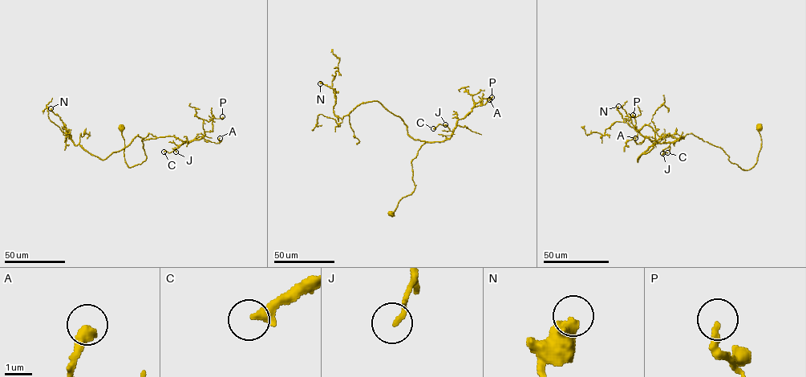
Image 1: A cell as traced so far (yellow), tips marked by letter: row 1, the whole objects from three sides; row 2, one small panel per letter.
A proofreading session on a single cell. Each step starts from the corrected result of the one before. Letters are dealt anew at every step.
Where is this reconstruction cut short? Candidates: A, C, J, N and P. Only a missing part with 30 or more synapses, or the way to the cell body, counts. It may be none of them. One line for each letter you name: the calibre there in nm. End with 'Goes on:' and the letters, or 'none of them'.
Goes on: none of them

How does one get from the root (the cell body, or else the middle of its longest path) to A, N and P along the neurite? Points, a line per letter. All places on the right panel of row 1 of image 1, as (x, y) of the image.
A: (759, 127), (761, 148), (746, 170), (692, 134), (662, 143), (635, 138)
N: (759, 127), (761, 148), (747, 170), (692, 134), (664, 135), (637, 161), (654, 131), (632, 127), (618, 106)
P: (759, 127), (757, 161), (744, 170), (721, 147), (692, 134), (675, 142), (651, 140), (635, 129), (633, 115)

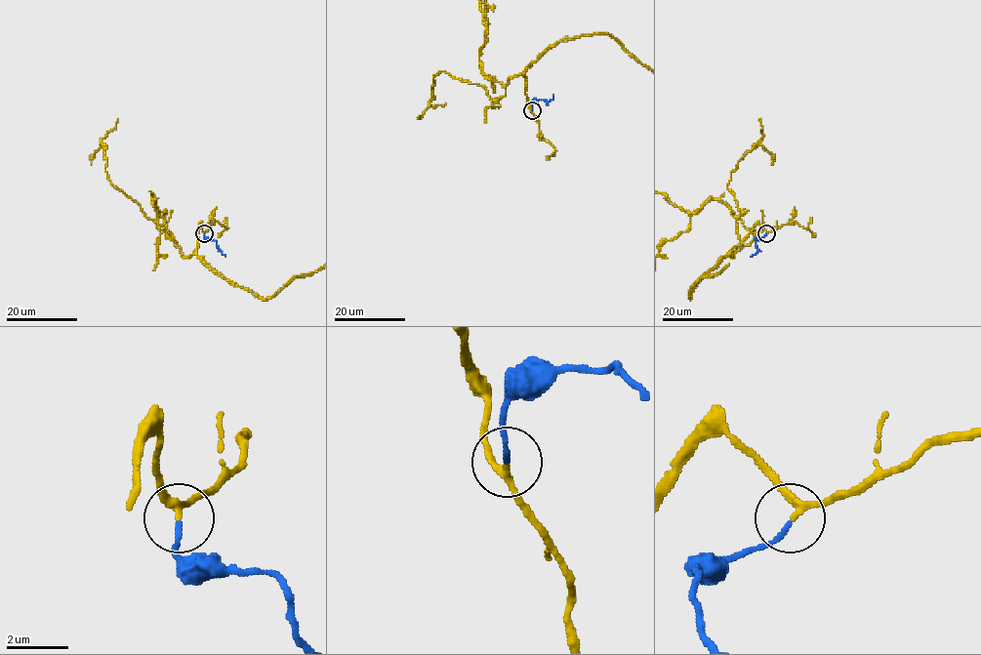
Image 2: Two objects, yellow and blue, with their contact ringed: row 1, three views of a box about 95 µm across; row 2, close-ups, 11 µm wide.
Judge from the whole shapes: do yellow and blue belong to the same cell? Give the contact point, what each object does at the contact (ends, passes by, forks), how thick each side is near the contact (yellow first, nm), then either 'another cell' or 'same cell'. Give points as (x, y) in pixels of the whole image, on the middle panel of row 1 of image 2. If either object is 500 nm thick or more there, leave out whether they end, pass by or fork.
(532, 110) | yellow passes by | blue ends | 190/150 nm | same cell

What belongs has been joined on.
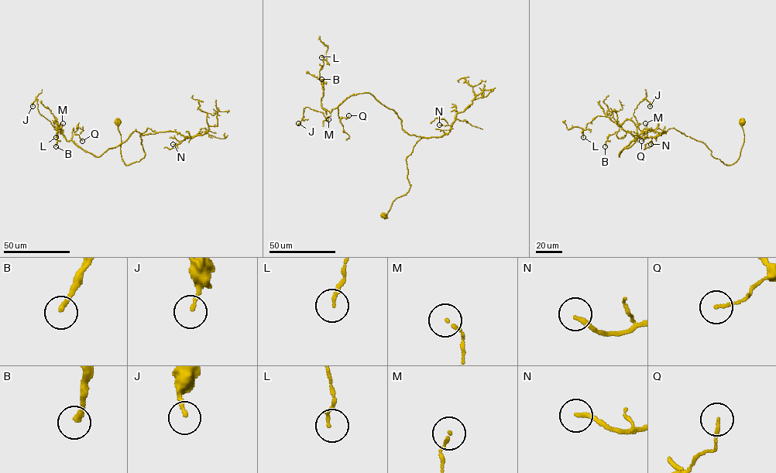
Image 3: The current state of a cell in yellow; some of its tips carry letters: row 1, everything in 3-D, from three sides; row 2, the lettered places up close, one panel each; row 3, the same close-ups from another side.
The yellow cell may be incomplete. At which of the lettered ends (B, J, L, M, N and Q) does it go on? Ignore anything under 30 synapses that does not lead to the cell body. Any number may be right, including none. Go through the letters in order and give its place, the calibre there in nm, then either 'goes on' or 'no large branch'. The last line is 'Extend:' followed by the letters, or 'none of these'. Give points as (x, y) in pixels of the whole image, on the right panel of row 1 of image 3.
B: (605, 146) | 220 nm | goes on
J: (650, 106) | 150 nm | no large branch
L: (583, 137) | 130 nm | no large branch
M: (645, 123) | 110 nm | no large branch
N: (650, 144) | 170 nm | no large branch
Q: (641, 141) | 110 nm | no large branch
Extend: B

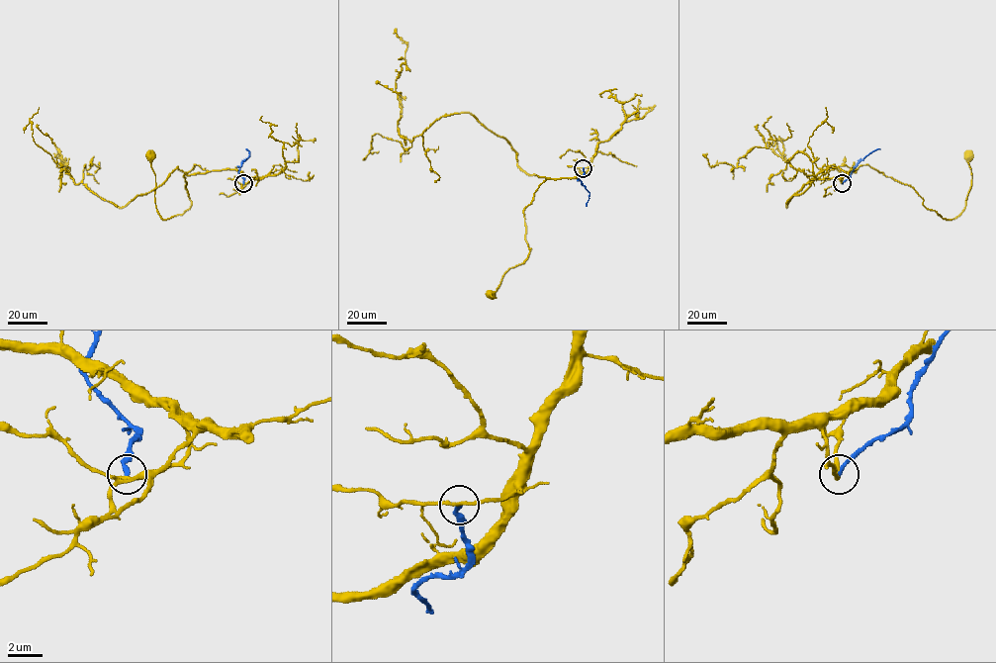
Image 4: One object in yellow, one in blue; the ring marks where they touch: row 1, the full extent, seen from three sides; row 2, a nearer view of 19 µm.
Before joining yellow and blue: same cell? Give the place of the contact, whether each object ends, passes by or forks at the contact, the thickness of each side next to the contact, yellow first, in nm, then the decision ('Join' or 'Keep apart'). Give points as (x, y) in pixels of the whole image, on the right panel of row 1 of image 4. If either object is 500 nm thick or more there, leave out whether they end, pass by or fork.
Place: (842, 183). At the ring yellow passes by. At the ring blue ends. Thickness 160 nm (yellow) against 200 nm. Keep apart

